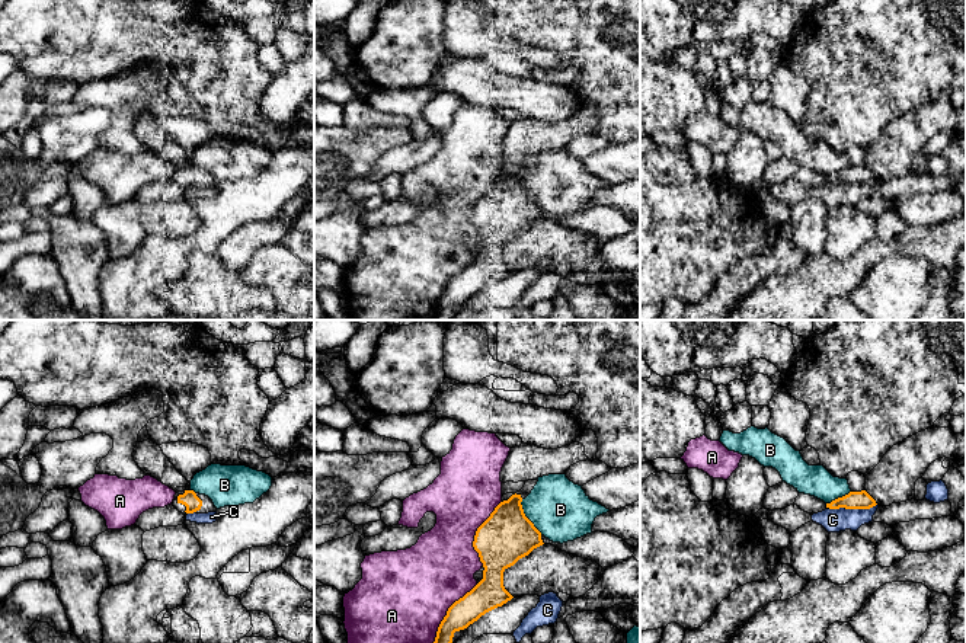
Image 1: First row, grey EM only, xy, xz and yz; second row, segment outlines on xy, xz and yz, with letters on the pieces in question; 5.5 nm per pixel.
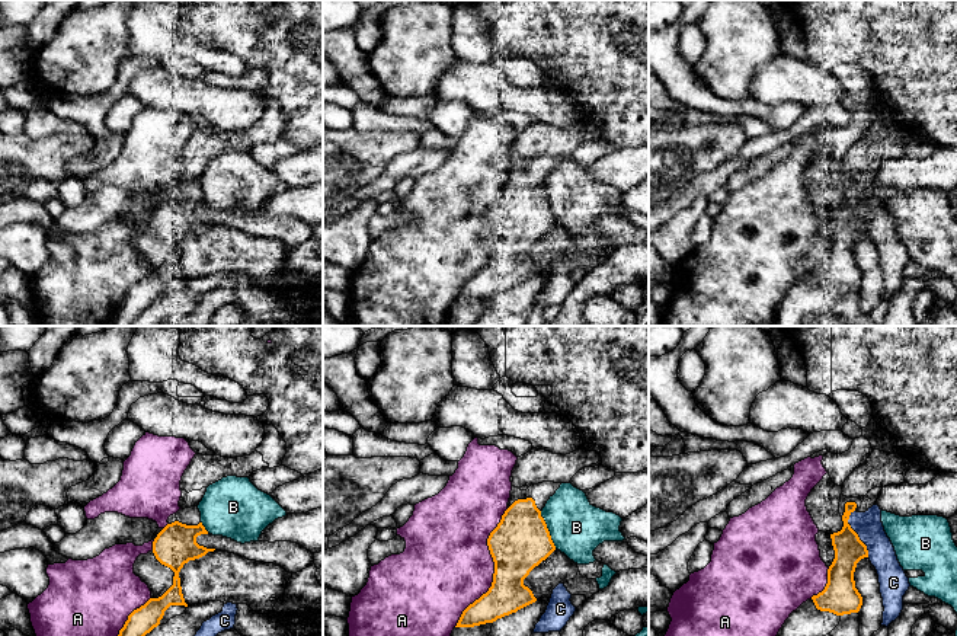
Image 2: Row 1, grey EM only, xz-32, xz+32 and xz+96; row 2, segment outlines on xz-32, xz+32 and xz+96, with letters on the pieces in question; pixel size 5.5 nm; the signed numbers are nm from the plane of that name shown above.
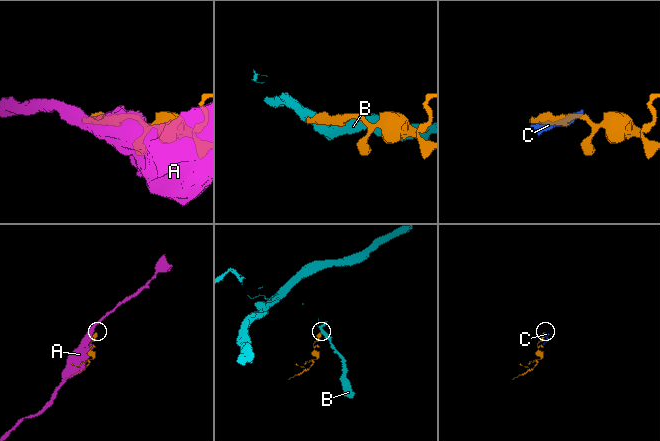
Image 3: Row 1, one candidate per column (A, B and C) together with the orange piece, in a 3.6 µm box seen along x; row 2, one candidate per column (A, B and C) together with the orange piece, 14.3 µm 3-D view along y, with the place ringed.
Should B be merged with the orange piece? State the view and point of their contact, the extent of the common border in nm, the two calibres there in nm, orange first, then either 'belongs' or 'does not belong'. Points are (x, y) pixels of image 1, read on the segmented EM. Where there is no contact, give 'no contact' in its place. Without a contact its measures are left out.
meets orange in xz at (525, 517); contact 240 nm long; 300 nm thick on the orange side, 320 nm on the other; does not belong

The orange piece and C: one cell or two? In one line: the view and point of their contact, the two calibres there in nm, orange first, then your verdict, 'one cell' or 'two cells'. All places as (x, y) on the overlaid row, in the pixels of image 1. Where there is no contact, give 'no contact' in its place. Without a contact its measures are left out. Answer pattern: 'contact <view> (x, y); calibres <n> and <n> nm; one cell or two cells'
contact yz (851, 508); calibres 100 and 130 nm; two cells

